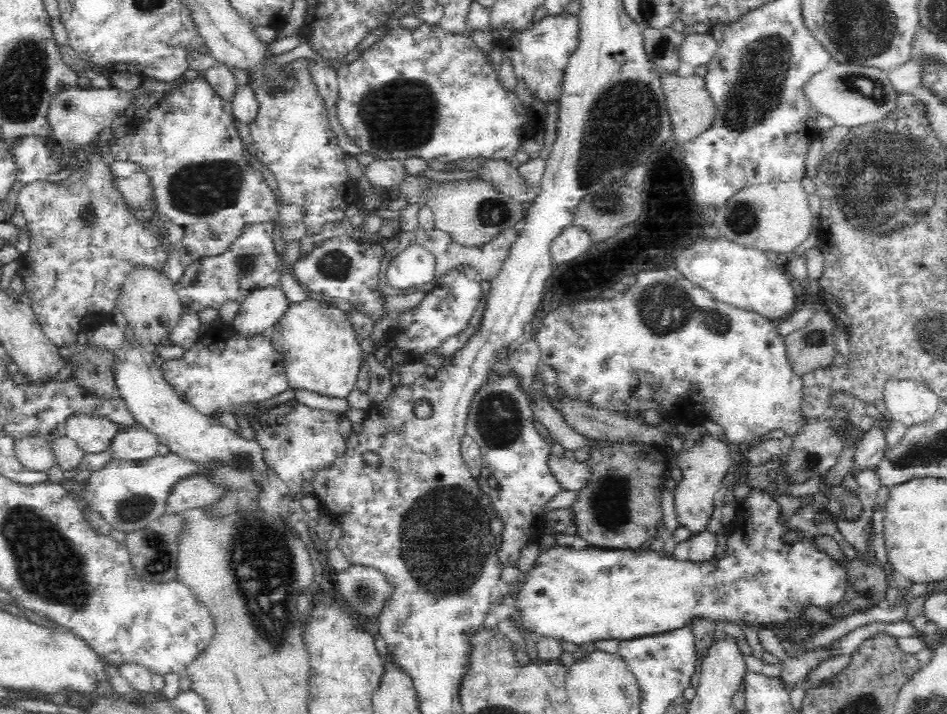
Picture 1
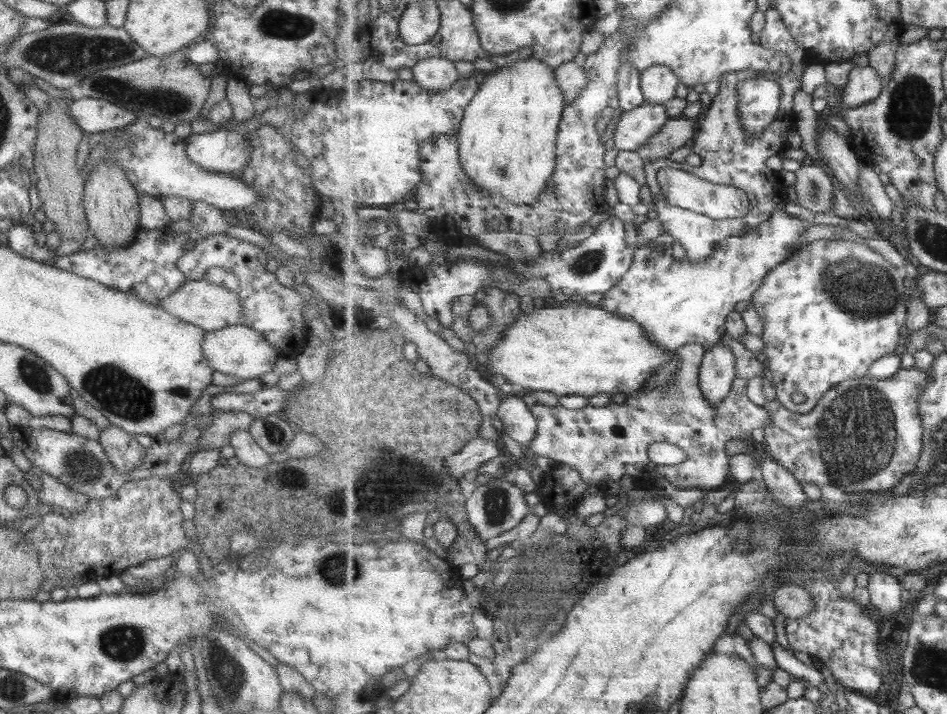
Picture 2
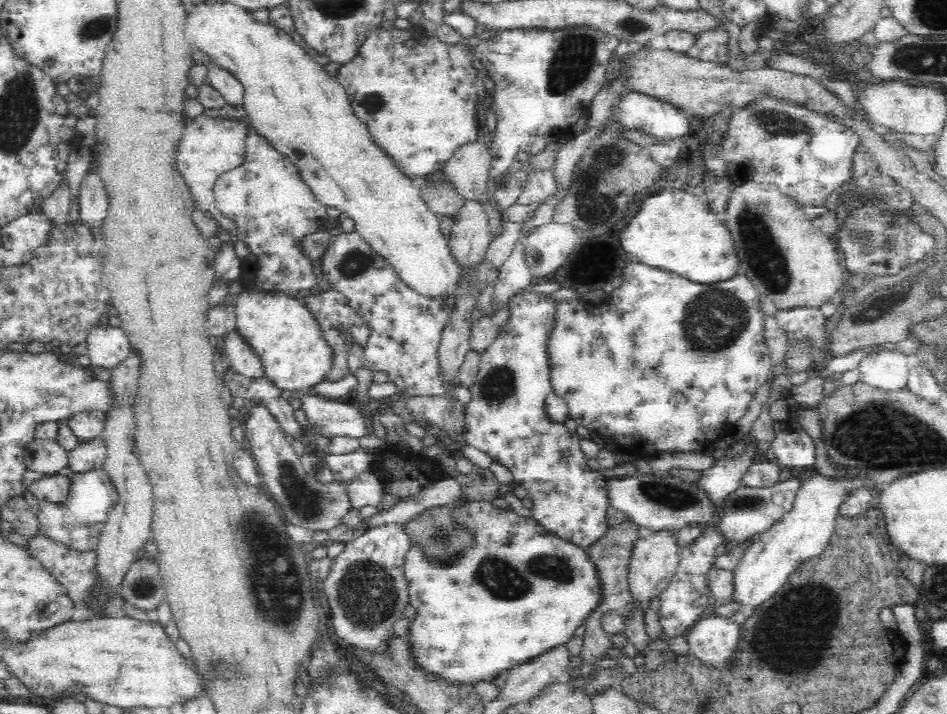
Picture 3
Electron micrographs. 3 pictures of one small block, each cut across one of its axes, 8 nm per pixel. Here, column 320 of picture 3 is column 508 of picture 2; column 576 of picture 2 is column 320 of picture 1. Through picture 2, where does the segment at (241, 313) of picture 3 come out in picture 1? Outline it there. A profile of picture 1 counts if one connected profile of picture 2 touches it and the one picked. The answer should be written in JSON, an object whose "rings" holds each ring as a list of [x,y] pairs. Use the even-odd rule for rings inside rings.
{"rings":[[[306,299],[289,302],[284,315],[274,324],[270,345],[280,356],[288,386],[292,390],[308,390],[322,396],[346,398],[356,383],[362,352],[360,340],[347,322],[345,312],[322,301]]]}

